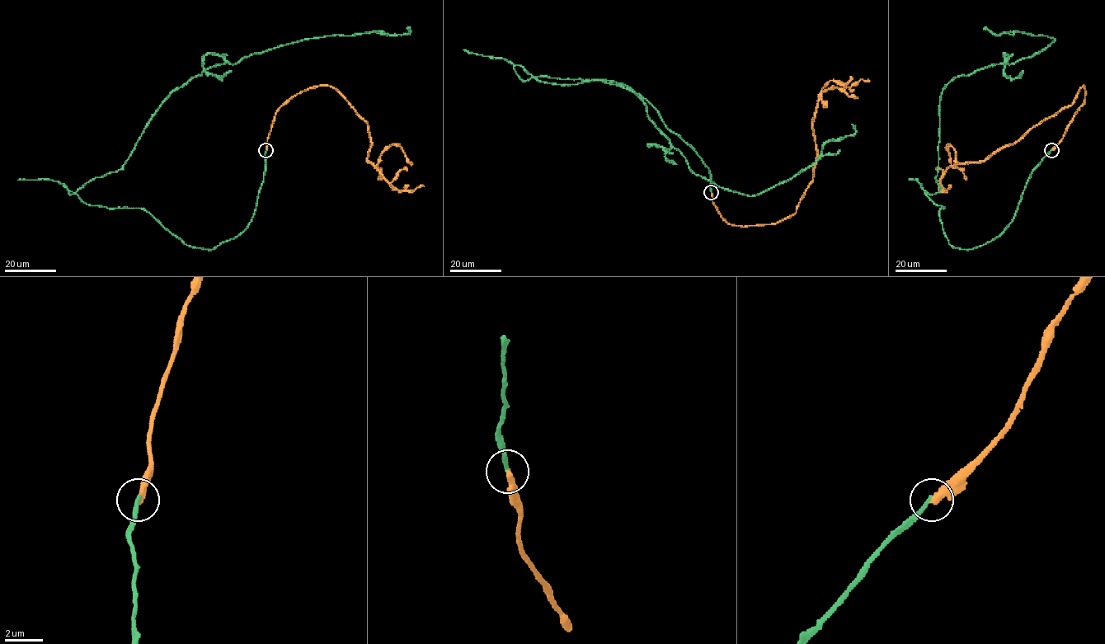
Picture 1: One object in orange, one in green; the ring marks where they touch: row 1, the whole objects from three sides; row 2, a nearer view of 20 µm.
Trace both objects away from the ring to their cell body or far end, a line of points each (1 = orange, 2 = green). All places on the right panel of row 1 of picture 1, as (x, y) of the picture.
1: (1051, 150), (1083, 105), (1083, 86), (1071, 105), (1018, 141), (948, 167), (940, 179), (946, 190), (938, 185)
2: (1051, 150), (999, 234), (949, 243), (943, 208), (924, 191), (940, 190), (942, 91), (1055, 39), (983, 28)

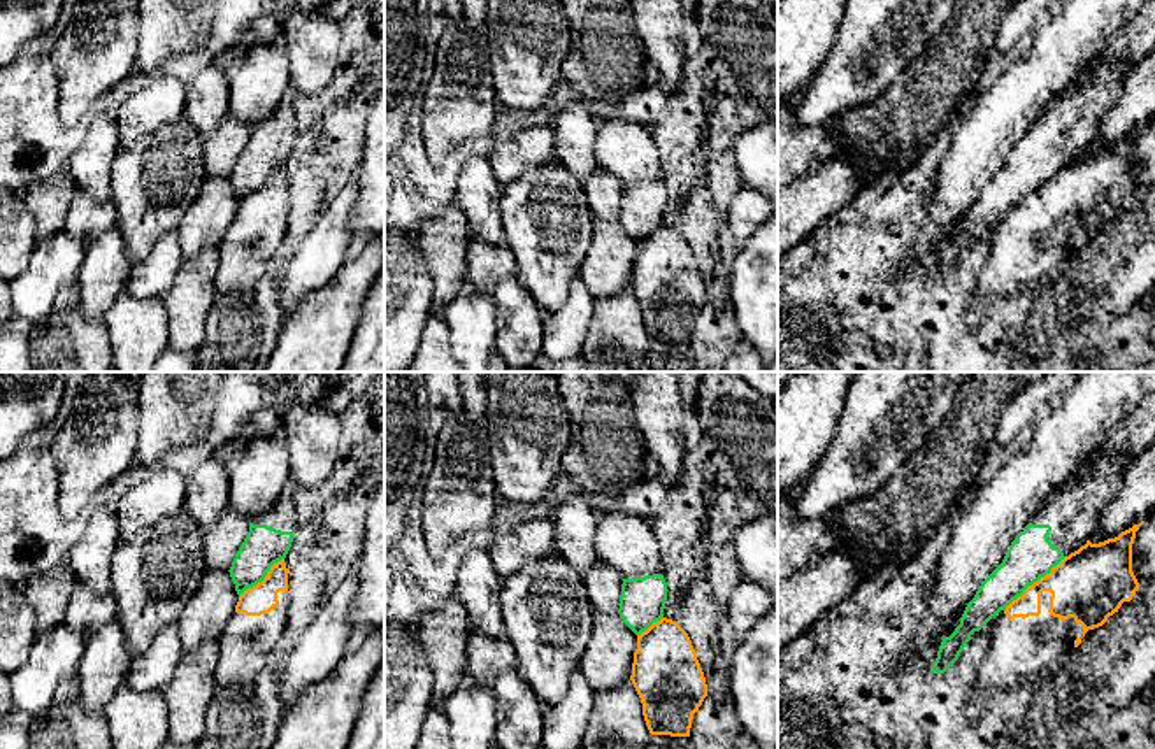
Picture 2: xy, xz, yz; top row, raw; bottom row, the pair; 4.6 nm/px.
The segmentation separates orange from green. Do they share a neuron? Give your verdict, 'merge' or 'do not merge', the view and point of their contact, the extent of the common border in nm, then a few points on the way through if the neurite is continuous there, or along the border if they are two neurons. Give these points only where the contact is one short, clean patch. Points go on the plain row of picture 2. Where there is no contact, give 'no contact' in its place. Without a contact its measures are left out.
do not merge; meets orange in yz at (1034, 190); contact 380 nm long; border along yz (1066, 164), (1004, 218)

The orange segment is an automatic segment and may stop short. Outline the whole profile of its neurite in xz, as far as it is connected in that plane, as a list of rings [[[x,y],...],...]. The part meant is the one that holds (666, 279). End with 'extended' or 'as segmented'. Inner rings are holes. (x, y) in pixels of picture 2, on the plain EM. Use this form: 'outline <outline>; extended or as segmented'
outline [[[662,225],[637,242],[630,288],[651,342],[690,344],[707,291],[688,240]]]; as segmented

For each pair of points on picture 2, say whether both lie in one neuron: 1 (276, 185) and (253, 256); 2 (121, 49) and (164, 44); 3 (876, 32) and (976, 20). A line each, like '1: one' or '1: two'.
1: one
2: two
3: two

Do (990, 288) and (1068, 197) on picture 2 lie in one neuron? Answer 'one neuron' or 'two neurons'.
one neuron

